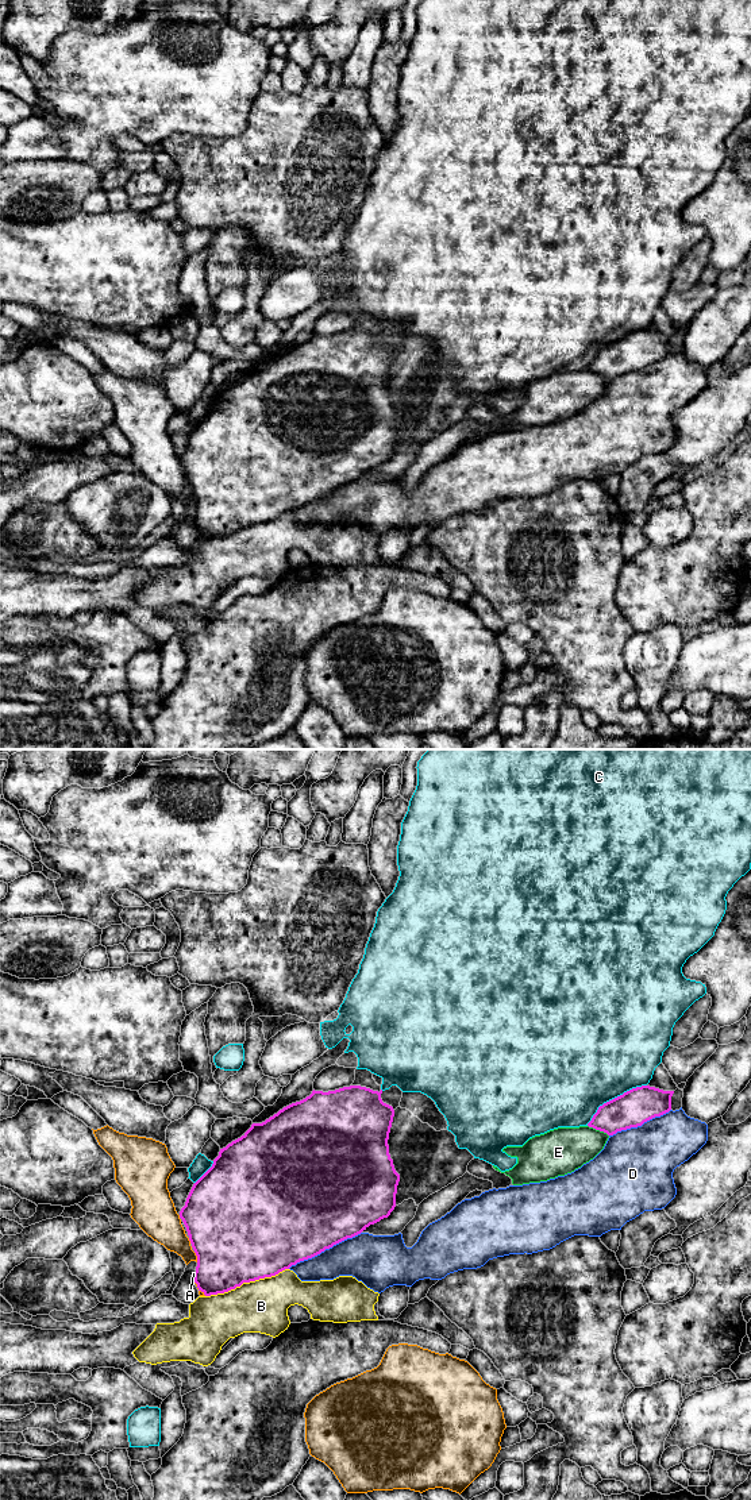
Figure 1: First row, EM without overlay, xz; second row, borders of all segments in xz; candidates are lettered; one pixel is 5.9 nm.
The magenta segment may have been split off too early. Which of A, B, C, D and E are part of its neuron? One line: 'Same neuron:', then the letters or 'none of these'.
Same neuron: none of these

